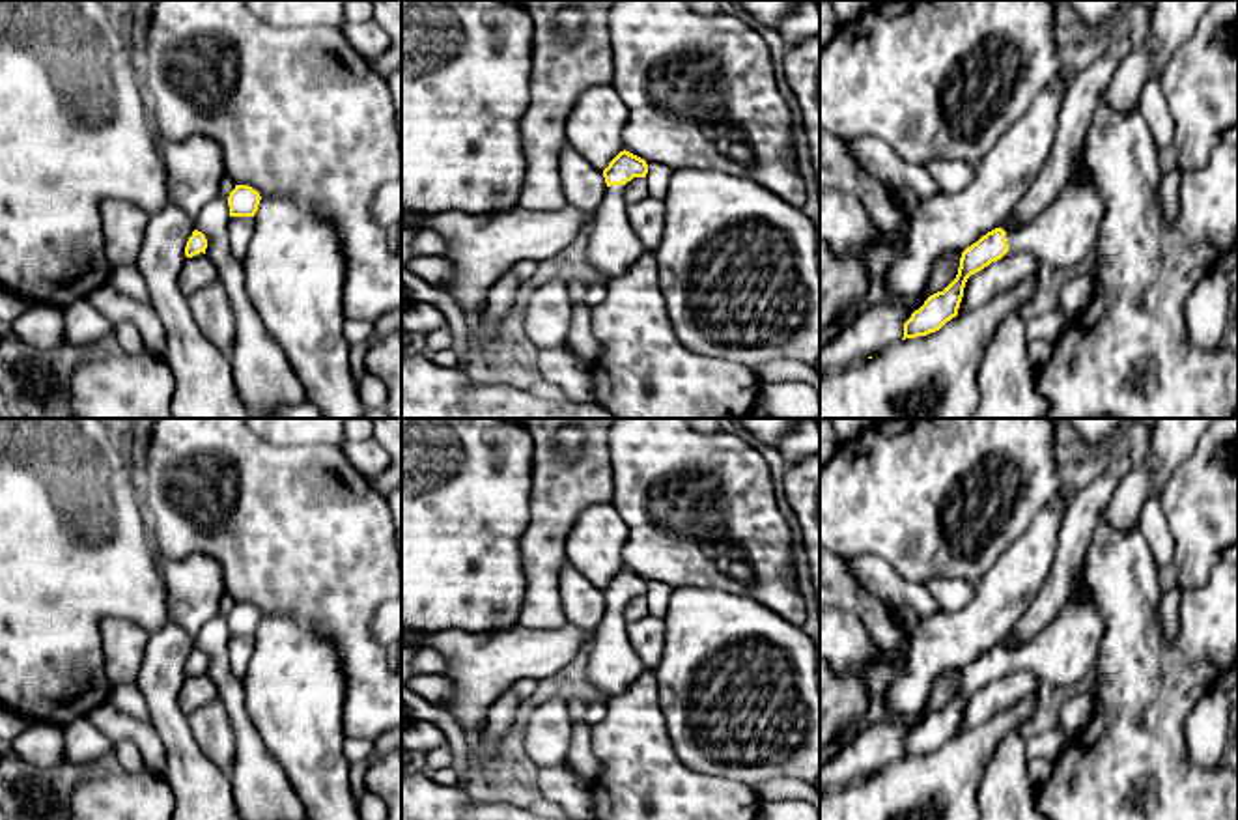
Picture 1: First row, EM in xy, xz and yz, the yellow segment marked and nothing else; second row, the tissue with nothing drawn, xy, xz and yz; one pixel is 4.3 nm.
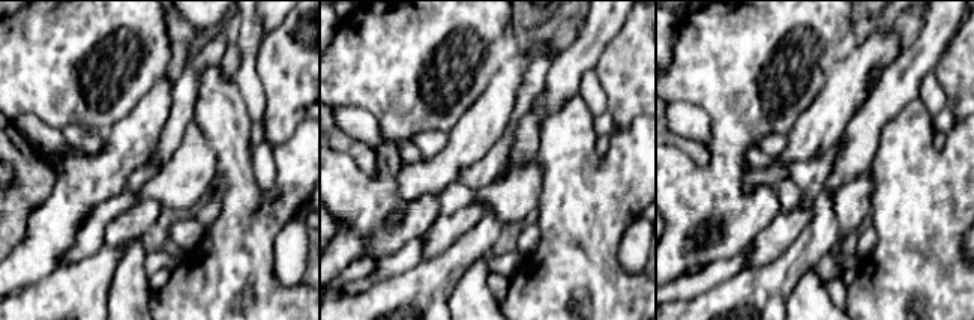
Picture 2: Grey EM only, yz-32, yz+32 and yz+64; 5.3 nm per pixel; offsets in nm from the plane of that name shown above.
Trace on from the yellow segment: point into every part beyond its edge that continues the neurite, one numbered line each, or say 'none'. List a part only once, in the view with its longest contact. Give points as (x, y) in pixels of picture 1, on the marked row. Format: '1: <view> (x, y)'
1: yz (1065, 234)

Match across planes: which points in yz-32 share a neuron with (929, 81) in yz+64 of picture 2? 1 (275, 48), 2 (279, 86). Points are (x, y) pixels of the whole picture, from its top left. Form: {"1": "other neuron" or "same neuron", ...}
{"1": "other neuron", "2": "other neuron"}

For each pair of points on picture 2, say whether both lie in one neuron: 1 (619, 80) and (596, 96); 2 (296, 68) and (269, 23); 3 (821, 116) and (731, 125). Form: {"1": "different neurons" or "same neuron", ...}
{"1": "different neurons", "2": "different neurons", "3": "different neurons"}

